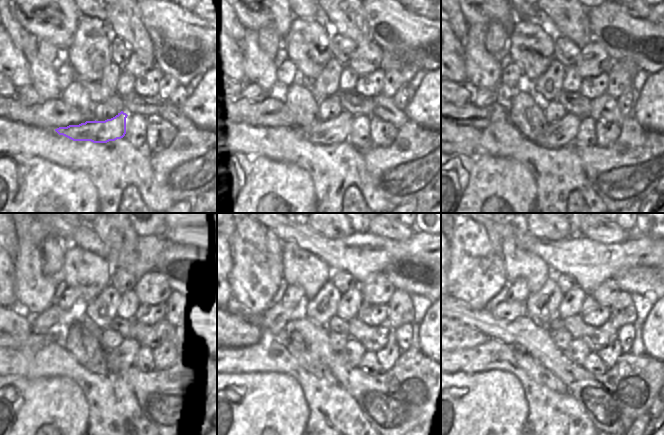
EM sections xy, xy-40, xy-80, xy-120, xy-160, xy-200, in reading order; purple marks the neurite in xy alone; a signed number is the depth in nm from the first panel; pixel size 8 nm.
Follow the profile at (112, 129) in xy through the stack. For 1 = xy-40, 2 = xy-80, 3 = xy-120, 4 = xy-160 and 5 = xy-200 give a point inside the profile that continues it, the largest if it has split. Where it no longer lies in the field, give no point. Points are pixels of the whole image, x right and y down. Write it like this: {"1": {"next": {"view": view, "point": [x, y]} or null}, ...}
{"1": {"next": {"view": "xy-40", "point": [337, 130]}}, "2": {"next": {"view": "xy-80", "point": [563, 132]}}, "3": {"next": {"view": "xy-120", "point": [122, 357]}}, "4": {"next": {"view": "xy-160", "point": [353, 351]}}, "5": {"next": {"view": "xy-200", "point": [577, 351]}}}

